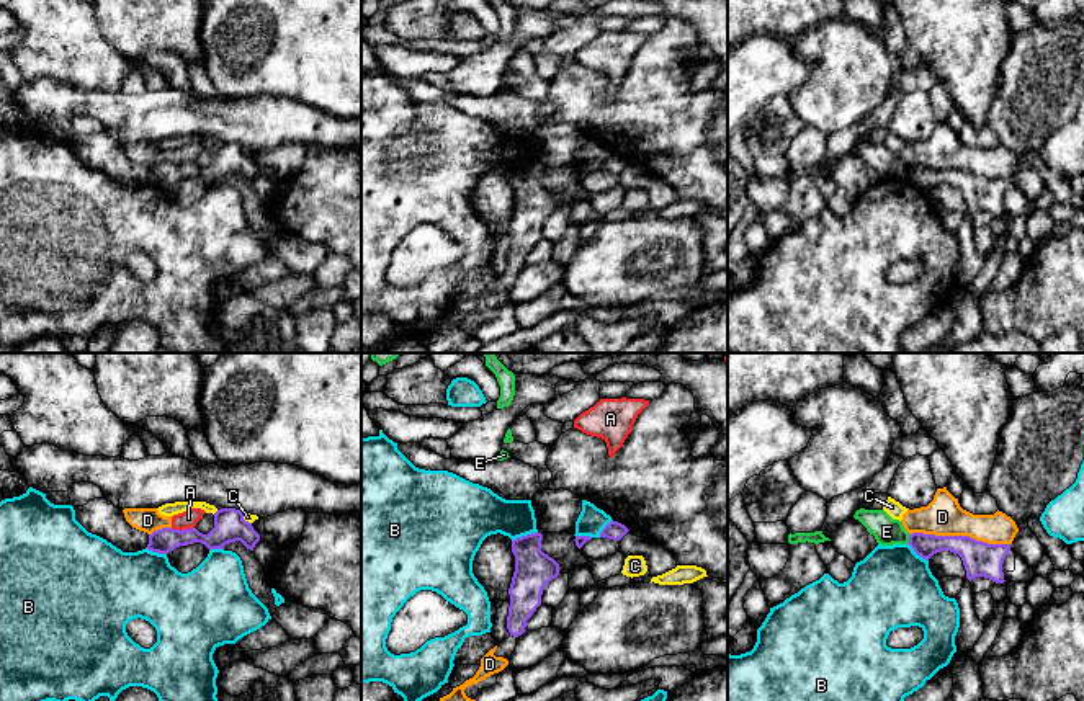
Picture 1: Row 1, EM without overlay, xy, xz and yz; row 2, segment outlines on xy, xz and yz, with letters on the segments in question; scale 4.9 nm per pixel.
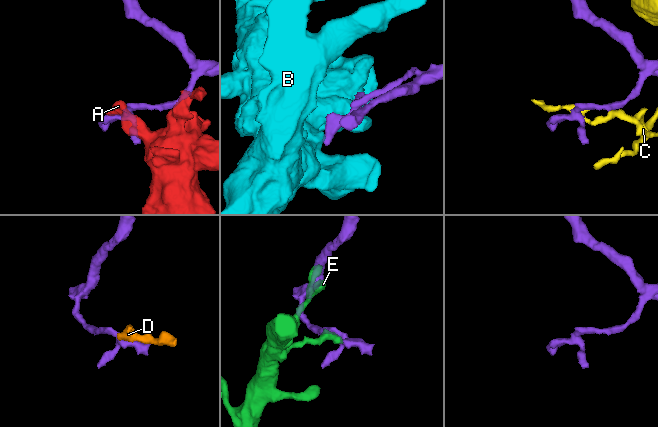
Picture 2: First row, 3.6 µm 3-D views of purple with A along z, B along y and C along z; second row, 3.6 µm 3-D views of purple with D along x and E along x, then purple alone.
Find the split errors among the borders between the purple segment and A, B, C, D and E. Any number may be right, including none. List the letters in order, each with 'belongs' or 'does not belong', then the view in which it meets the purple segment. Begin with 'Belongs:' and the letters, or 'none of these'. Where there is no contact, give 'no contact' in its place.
Belongs: none of these
A: does not belong; contact in xy
B: does not belong; contact in xz
C: does not belong; contact in xy
D: does not belong; contact in yz
E: does not belong; contact in yz

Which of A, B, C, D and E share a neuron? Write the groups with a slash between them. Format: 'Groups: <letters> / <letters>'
Groups: A D / B / C / E

